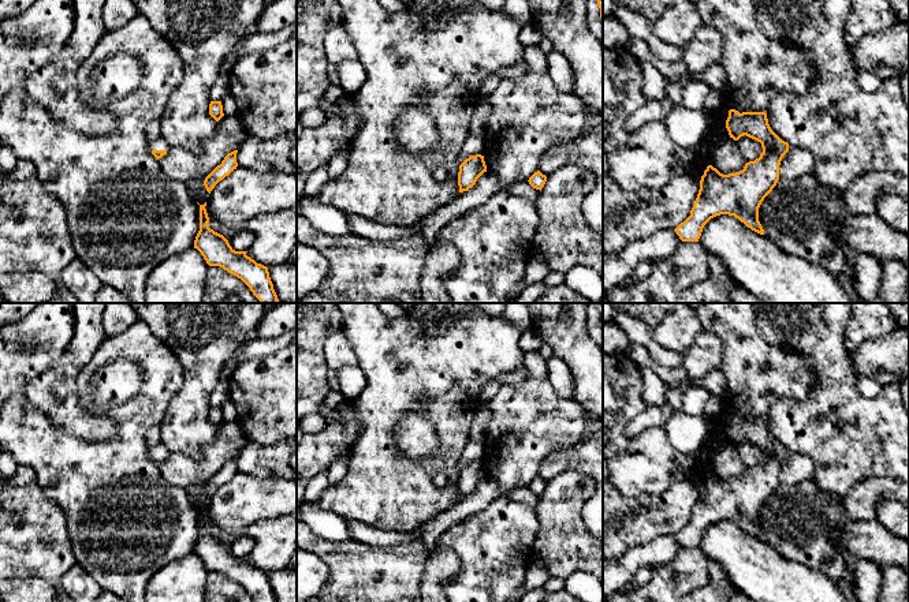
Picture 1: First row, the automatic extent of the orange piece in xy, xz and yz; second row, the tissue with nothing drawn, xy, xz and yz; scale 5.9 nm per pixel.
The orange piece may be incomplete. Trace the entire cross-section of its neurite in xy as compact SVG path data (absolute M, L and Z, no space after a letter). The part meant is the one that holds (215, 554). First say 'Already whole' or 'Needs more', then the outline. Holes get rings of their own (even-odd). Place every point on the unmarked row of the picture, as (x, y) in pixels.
Already whole. M206 508L200 511L200 536L194 554L201 558L209 572L220 572L241 584L254 602L277 602L268 573L247 562L246 557L235 557L223 541L211 535L205 512Z

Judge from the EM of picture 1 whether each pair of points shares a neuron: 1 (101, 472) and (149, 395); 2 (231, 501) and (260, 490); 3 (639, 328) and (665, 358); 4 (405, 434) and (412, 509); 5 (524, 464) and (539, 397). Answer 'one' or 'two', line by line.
1: one
2: one
3: one
4: two
5: one

